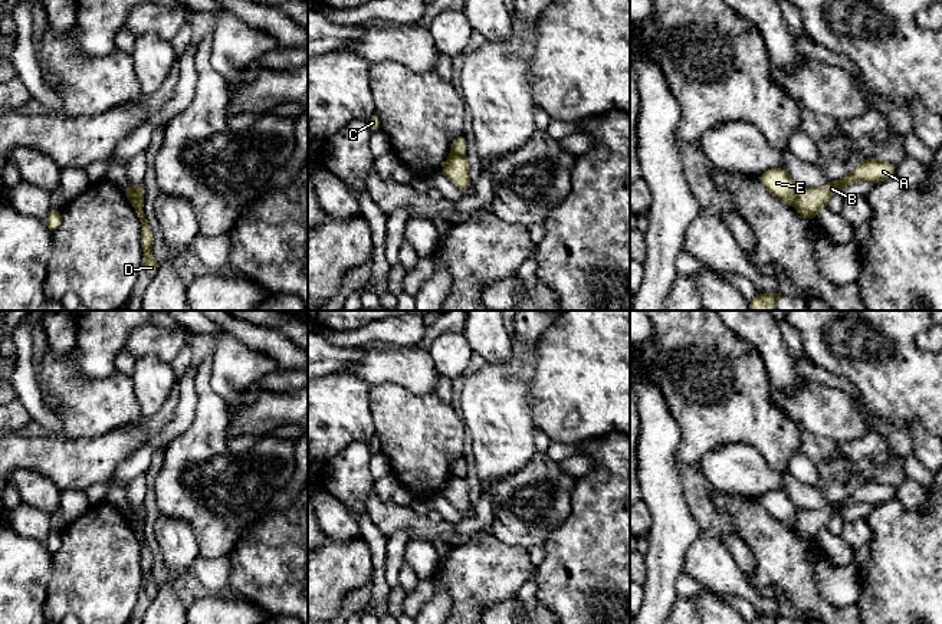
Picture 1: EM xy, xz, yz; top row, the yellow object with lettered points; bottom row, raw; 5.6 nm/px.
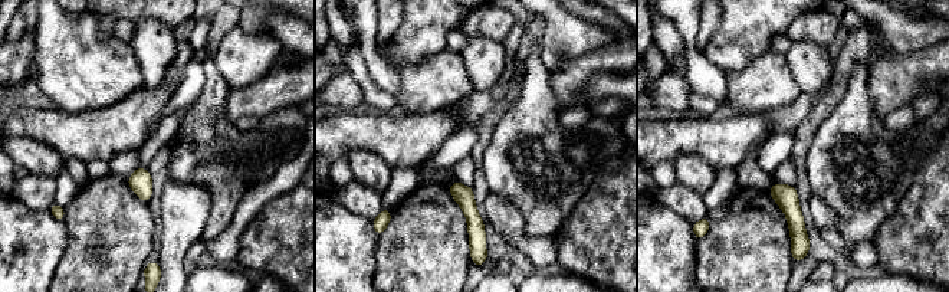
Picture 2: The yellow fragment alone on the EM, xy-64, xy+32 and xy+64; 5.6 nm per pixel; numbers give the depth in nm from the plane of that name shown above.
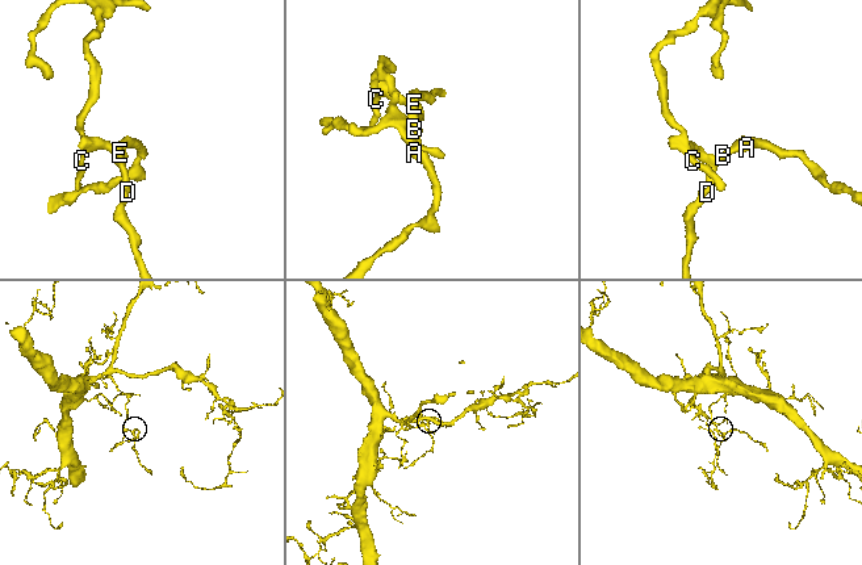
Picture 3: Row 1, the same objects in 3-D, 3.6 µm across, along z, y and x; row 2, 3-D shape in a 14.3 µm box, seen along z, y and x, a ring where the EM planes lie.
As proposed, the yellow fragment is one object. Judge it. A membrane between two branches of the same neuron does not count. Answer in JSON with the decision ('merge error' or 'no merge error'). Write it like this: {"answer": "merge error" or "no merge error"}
{"answer": "merge error"}

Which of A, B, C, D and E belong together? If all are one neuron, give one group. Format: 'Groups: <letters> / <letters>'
Groups: A B D / C E

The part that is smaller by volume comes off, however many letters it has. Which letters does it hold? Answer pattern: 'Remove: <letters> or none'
Remove: A, B, D

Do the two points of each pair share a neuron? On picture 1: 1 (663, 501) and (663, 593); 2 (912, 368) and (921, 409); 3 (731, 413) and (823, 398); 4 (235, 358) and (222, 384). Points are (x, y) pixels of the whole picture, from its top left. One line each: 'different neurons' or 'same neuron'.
1: same neuron
2: same neuron
3: different neurons
4: same neuron

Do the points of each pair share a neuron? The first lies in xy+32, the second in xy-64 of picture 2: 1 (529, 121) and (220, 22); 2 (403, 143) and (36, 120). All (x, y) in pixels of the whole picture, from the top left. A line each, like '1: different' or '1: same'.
1: same
2: same

